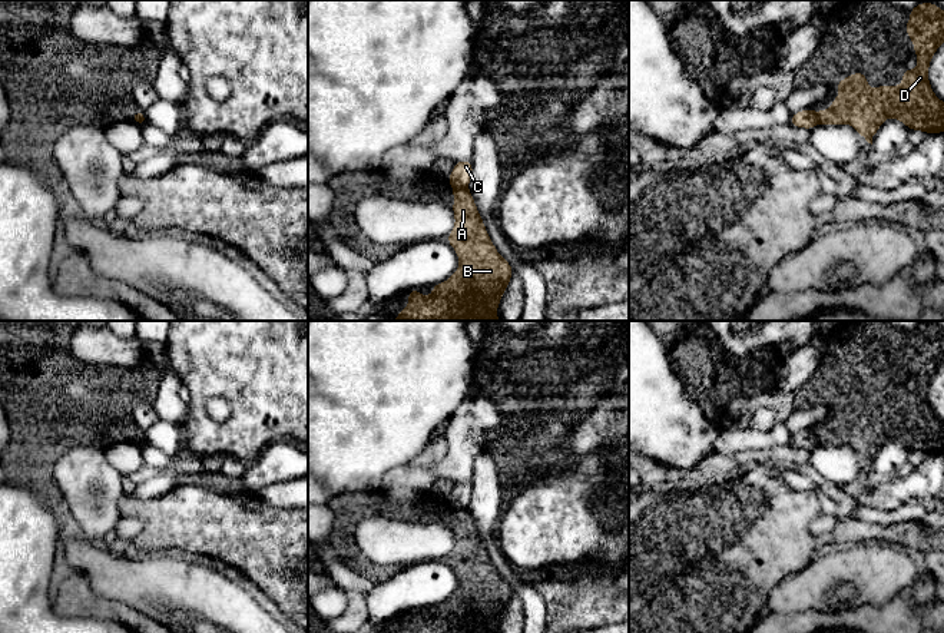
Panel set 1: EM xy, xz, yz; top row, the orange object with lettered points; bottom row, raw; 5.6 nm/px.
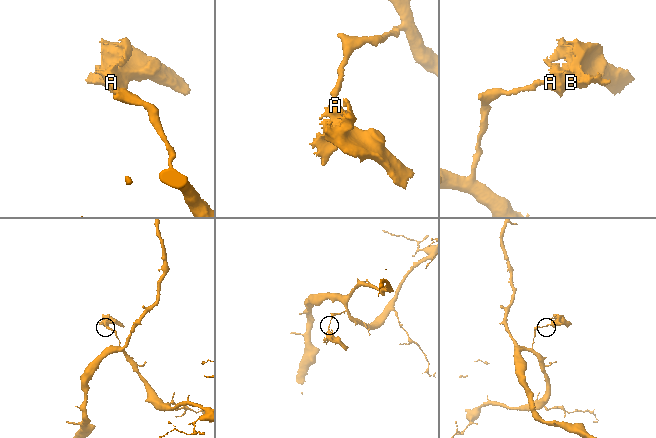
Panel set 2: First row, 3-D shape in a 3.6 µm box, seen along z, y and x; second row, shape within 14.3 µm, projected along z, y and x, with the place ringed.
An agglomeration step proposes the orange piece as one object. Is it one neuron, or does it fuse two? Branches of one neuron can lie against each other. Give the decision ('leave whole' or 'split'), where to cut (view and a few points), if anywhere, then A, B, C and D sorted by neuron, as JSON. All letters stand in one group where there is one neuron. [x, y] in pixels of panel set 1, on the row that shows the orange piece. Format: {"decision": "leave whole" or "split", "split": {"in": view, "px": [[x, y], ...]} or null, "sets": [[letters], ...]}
{"decision": "split", "split": {"in": "xz", "px": [[453, 185], [466, 188]]}, "sets": [["A", "B", "D"], ["C"]]}

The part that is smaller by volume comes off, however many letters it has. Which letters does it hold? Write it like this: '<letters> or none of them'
A, B, D

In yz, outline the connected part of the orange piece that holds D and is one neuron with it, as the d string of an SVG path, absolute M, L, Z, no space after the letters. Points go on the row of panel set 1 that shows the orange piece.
M921 1L908 10L912 19L902 27L914 42L914 54L920 62L902 70L900 86L868 89L867 76L858 70L835 82L839 96L831 107L814 112L819 125L847 125L855 127L872 145L872 137L888 117L902 122L910 130L944 133L944 102L933 92L928 80L930 62L944 43L944 10L935 3Z

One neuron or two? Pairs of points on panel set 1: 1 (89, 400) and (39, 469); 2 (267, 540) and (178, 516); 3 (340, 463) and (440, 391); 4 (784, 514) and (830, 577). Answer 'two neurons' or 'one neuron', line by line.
1: one neuron
2: one neuron
3: one neuron
4: two neurons

